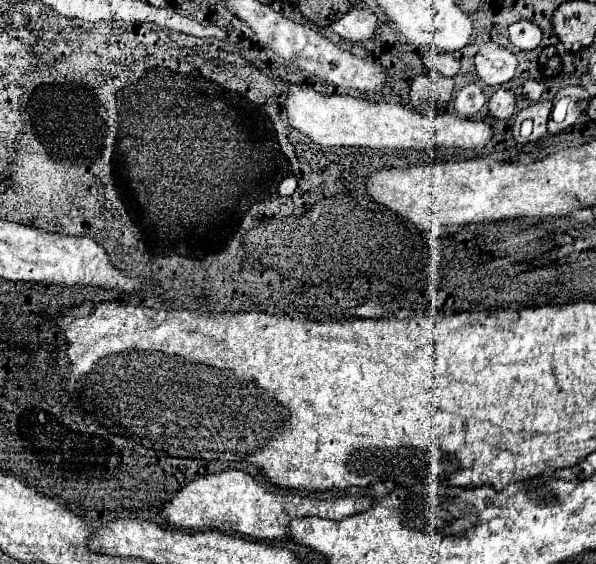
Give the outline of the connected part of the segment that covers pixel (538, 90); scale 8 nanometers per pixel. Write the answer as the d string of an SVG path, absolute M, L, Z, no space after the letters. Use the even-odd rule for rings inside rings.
M527 80L527 82L523 84L523 96L525 96L527 100L537 102L541 94L543 94L543 84L541 84L541 82L537 82L537 80Z

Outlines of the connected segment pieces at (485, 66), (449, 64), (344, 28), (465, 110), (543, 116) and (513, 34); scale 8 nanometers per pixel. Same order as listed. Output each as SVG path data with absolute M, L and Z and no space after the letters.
M485 42L475 54L477 76L489 86L501 86L515 76L517 58L495 42Z
M431 52L421 56L425 66L433 72L441 72L443 76L455 76L459 72L459 62L447 52Z
M351 8L343 18L331 24L331 30L347 40L367 40L373 36L373 30L377 26L377 16L371 10L363 8Z
M467 84L465 88L461 88L455 94L455 100L453 100L457 114L465 116L465 118L477 114L485 106L485 102L487 102L487 96L483 94L481 86L477 86L477 84Z
M544 100L534 105L528 106L517 114L512 126L513 137L516 142L529 142L529 139L524 139L520 135L521 122L531 118L534 128L532 132L532 141L537 141L544 138L548 134L547 123L550 118L553 103Z
M521 20L509 26L509 42L521 50L533 50L541 44L541 30L529 20Z

